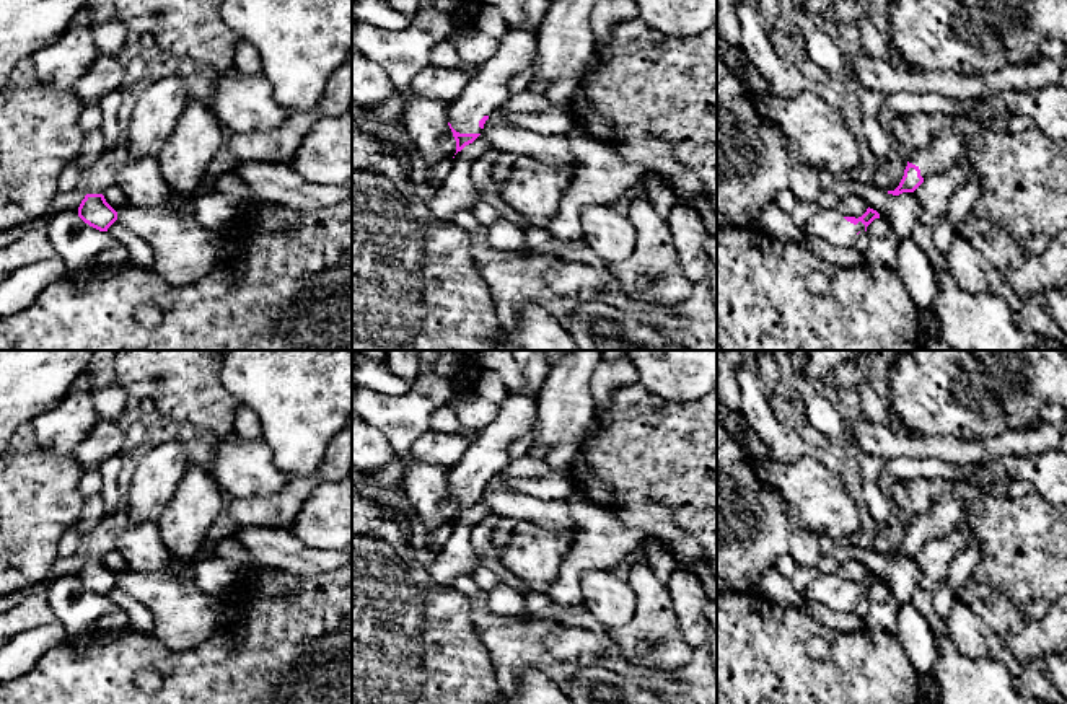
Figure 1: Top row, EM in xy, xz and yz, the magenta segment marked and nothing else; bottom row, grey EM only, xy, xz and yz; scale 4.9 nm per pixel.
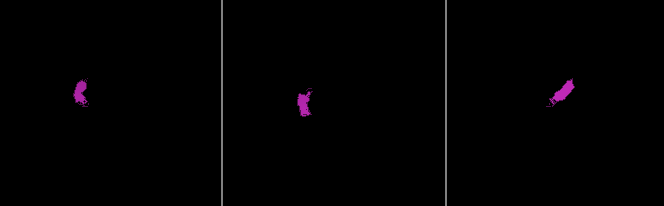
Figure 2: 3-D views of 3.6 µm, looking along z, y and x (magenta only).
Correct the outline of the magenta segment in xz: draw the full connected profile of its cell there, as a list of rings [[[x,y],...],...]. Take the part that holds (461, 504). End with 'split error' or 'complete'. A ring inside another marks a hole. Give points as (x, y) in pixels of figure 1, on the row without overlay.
[[[512,350],[526,381],[525,393],[510,393],[500,404],[495,419],[469,443],[466,453],[446,476],[446,486],[456,505],[456,518],[472,508],[492,477],[507,473],[508,445],[531,433],[538,417],[538,393],[551,365],[547,350]]]; split error

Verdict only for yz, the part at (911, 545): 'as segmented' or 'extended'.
extended

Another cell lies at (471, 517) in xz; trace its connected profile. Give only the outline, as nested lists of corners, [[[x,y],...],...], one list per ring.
[[[481,499],[472,508],[454,520],[451,536],[443,544],[440,554],[427,567],[430,577],[438,585],[453,585],[458,575],[471,575],[479,565],[469,536],[471,528],[489,513],[492,513],[490,507]]]

